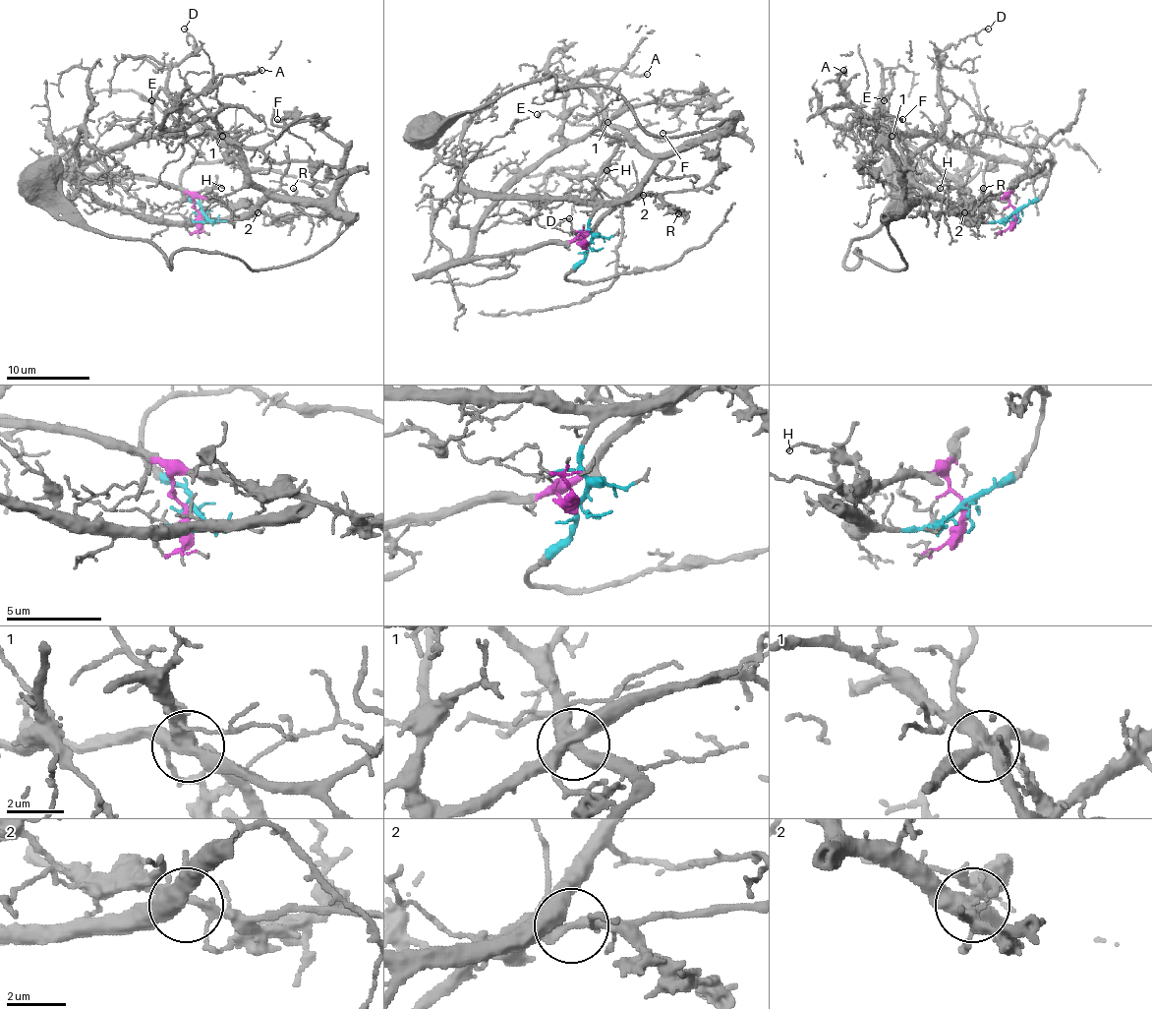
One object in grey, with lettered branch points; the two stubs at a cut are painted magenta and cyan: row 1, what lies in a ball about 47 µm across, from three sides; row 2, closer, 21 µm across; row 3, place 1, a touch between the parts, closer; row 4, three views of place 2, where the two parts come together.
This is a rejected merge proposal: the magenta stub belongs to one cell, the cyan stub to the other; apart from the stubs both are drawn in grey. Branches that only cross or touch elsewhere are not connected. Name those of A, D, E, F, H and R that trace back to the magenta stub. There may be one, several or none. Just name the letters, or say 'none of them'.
A, E, F, H, R

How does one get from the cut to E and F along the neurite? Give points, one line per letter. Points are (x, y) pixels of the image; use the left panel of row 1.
E: (201, 212), (180, 189), (84, 172), (94, 157), (141, 139), (176, 135), (174, 116), (159, 99), (151, 101)
F: (201, 212), (180, 189), (84, 168), (161, 135), (272, 143), (293, 116), (276, 120)

